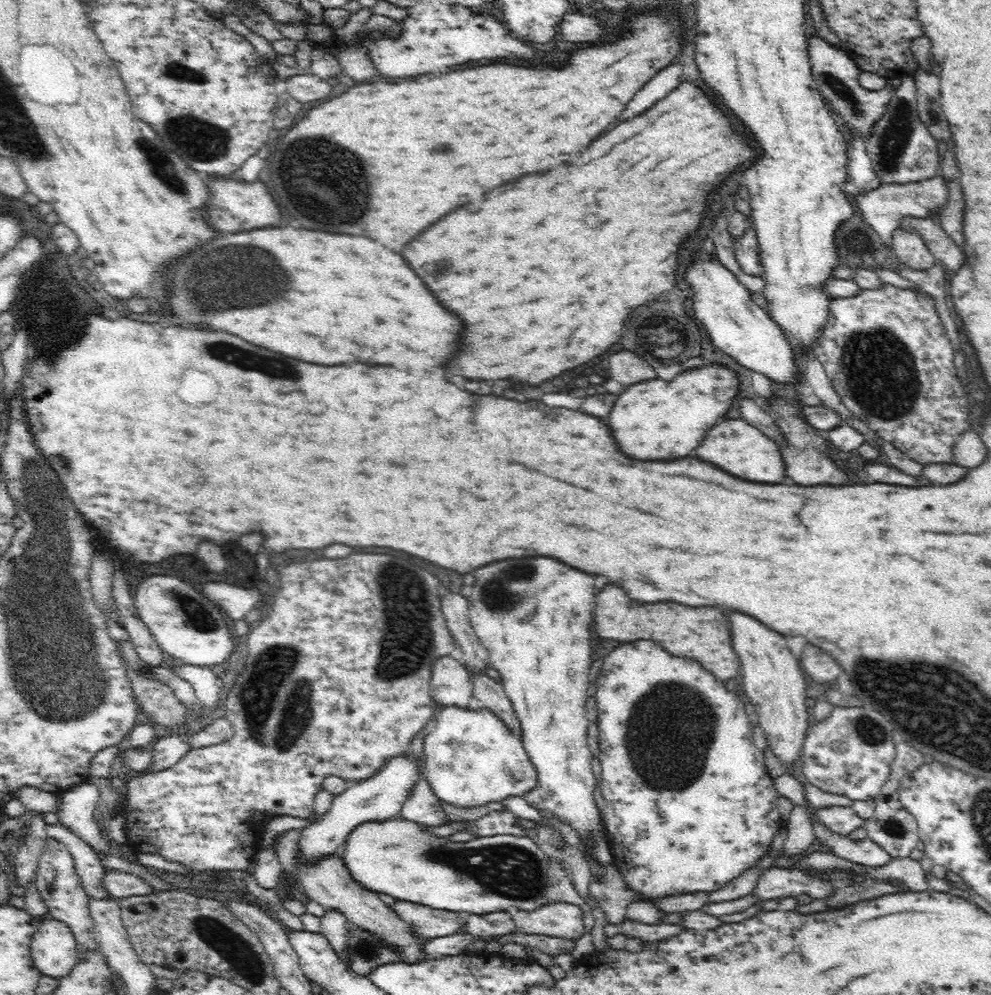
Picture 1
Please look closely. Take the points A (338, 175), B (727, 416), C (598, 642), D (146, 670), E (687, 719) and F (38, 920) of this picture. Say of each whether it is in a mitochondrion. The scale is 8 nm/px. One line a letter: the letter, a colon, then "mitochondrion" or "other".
A: mitochondrion
B: other
C: other
D: other
E: mitochondrion
F: other

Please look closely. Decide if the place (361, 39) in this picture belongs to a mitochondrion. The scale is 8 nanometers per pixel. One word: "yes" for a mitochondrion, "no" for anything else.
no

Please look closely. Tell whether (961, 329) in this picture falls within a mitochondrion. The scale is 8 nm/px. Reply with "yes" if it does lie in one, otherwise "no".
no

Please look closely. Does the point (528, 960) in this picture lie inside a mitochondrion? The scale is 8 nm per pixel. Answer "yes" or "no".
no

